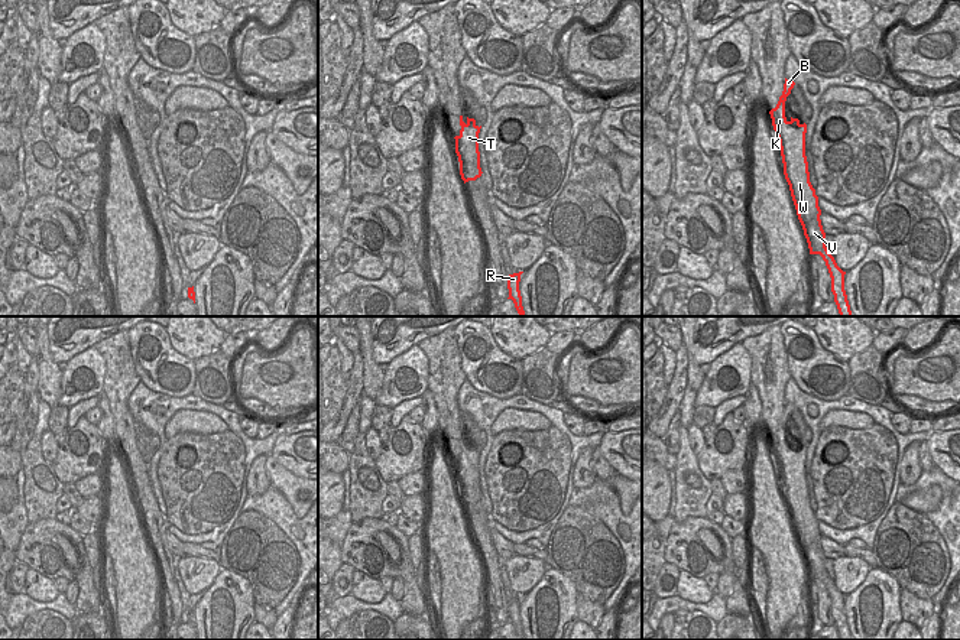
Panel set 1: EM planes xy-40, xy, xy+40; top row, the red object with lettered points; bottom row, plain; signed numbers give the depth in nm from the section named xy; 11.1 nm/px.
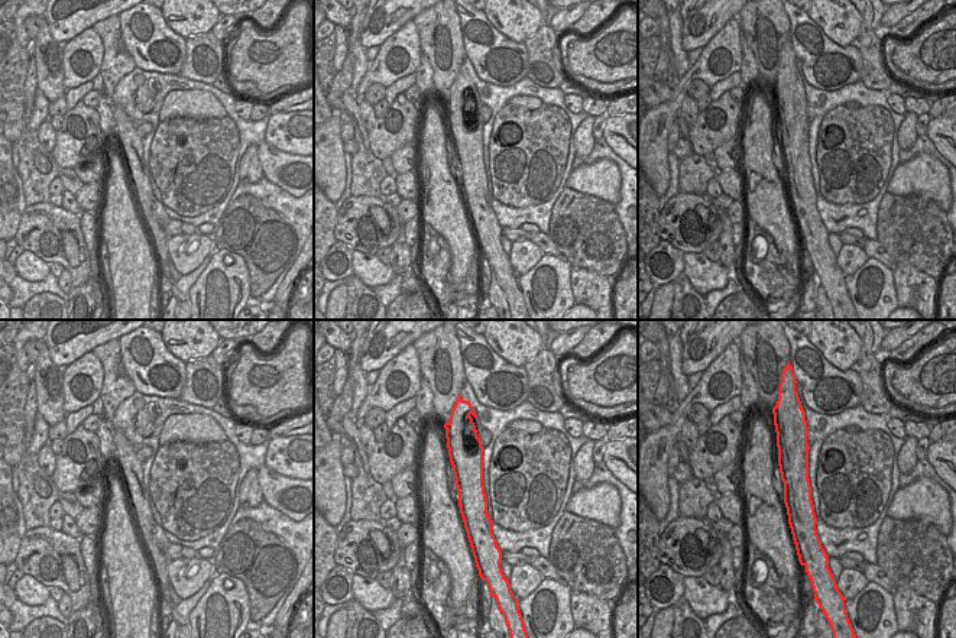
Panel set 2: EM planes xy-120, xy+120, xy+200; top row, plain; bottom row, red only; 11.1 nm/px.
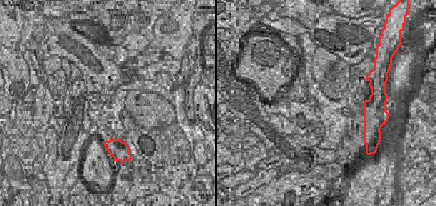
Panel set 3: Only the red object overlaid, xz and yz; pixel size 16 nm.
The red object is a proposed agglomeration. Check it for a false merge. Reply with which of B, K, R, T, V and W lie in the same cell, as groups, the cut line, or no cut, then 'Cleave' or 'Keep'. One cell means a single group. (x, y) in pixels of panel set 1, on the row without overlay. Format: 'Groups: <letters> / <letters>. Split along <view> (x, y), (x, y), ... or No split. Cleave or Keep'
Groups: B K R T V W. No split. Keep.

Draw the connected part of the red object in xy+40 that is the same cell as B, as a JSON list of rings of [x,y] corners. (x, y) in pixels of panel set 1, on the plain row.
[[[785,402],[784,415],[775,432],[769,435],[773,454],[779,464],[784,498],[789,509],[791,520],[797,533],[798,543],[802,549],[808,566],[810,578],[820,578],[826,585],[831,601],[831,615],[840,640],[853,640],[847,618],[844,614],[844,598],[834,581],[826,571],[826,556],[821,549],[821,533],[818,520],[810,506],[808,485],[805,480],[807,448],[798,442],[788,445],[785,441],[785,425],[791,418],[795,406]]]

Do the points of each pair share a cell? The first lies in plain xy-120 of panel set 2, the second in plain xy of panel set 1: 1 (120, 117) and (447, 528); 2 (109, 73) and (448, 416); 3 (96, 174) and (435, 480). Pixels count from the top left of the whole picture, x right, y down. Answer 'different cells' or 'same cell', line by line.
1: different cells
2: same cell
3: different cells

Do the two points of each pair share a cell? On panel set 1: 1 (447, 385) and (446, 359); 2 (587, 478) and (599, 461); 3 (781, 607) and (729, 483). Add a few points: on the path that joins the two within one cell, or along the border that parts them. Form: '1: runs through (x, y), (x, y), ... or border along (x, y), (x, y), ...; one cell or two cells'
1: runs through (446, 379), (446, 364); one cell
2: border along (593, 448), (590, 468), (597, 477); two cells
3: border along (748, 483), (745, 490); two cells

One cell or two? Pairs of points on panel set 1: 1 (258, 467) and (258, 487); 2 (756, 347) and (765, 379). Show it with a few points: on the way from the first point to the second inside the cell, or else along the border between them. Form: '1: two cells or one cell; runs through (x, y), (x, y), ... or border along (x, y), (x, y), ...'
1: one cell; runs through (258, 471), (258, 483)
2: one cell; runs through (764, 354), (765, 372)

